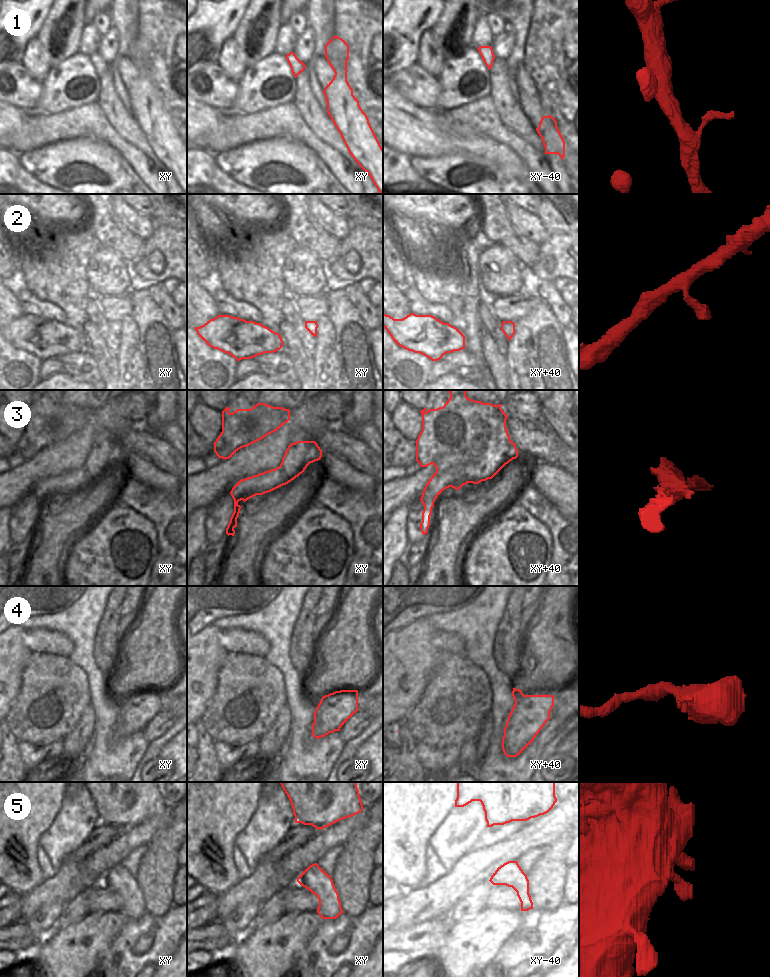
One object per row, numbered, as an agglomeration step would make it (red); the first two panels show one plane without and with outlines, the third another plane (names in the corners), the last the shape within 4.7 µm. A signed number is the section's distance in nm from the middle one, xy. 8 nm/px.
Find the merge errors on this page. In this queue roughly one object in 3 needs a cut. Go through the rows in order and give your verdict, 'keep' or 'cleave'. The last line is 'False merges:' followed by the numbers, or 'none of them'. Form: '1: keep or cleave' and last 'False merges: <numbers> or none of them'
1: keep
2: keep
3: keep
4: keep
5: keep
False merges: none of them

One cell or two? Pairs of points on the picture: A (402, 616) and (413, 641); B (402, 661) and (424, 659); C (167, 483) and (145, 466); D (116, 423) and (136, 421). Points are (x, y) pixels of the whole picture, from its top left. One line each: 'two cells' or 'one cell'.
A: two cells
B: one cell
C: one cell
D: two cells

